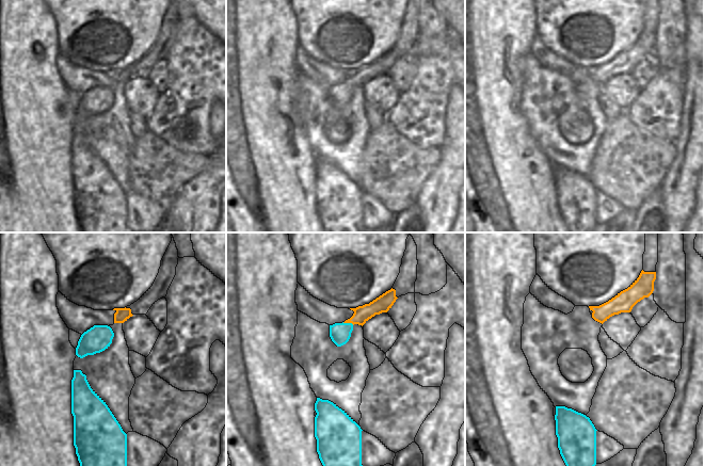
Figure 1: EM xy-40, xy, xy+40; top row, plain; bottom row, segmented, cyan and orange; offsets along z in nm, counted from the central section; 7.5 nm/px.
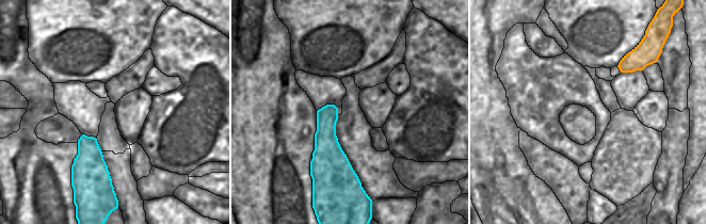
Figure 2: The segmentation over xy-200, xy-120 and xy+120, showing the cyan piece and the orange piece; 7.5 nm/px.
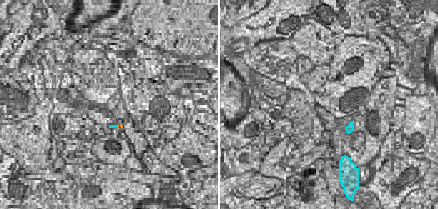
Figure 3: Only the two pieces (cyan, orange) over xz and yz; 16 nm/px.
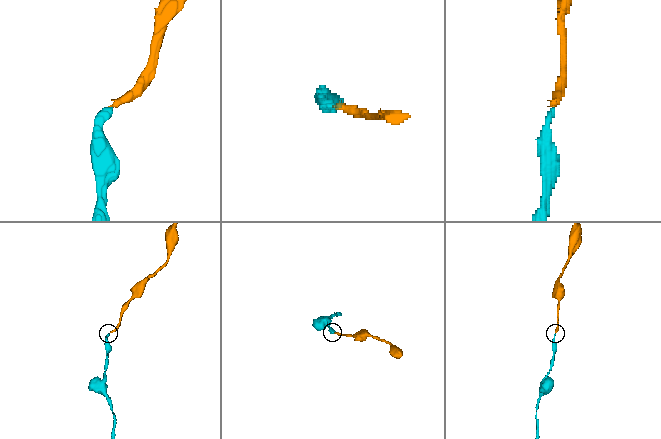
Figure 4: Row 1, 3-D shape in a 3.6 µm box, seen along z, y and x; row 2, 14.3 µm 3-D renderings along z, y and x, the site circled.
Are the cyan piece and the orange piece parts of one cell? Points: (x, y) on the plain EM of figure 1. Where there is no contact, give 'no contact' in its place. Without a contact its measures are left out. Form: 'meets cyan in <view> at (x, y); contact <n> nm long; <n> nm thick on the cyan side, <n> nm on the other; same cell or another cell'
meets cyan in xy at (348, 84); contact 90 nm long; 160 nm thick on the cyan side, 130 nm on the other; same cell

